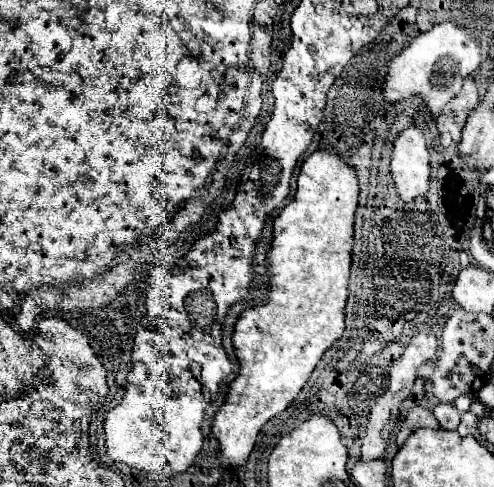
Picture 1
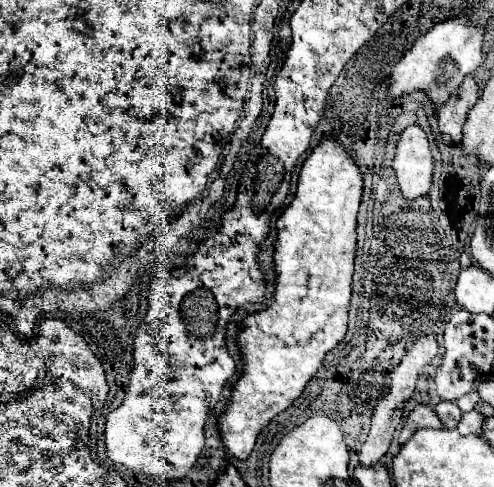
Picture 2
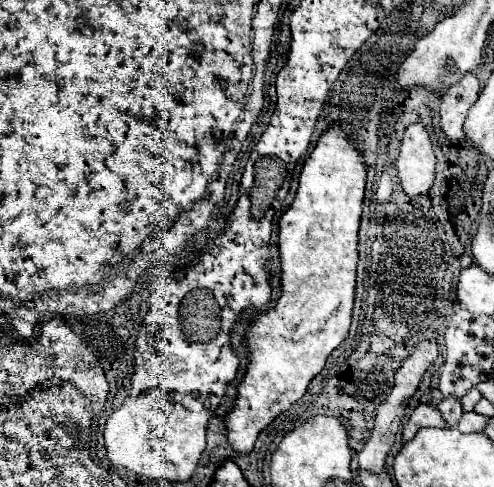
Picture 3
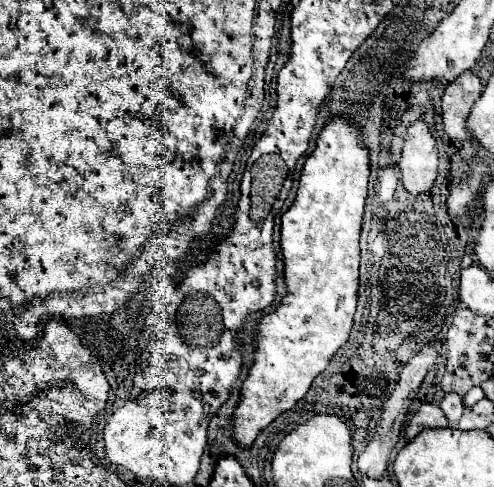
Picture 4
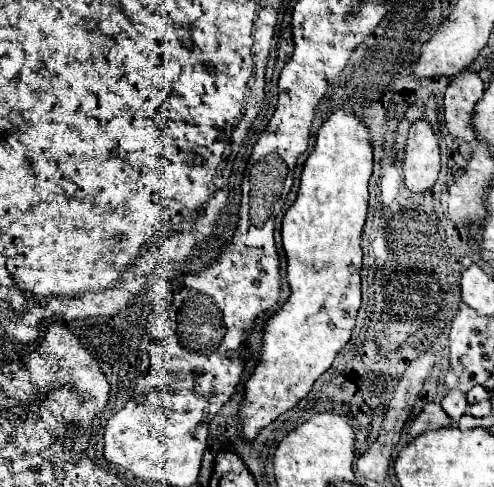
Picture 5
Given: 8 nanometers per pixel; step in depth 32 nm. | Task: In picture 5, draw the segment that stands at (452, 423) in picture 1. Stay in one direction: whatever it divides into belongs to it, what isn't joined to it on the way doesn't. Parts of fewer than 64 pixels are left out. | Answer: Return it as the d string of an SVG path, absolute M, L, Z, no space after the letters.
M448 392L446 396L444 396L444 400L440 402L440 406L442 406L442 410L450 416L450 420L454 422L452 426L456 426L458 424L458 420L460 420L460 416L466 412L466 408L468 408L468 404L466 404L466 394L464 392Z

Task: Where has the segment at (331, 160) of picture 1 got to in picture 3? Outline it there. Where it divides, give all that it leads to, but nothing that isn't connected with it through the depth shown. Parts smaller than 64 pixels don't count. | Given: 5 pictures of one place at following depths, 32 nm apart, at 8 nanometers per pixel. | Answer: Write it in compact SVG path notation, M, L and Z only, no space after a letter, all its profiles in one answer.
M330 126L322 138L318 140L316 148L312 150L312 154L308 156L308 160L304 162L302 166L302 174L300 174L300 180L298 180L298 192L296 192L296 198L294 202L290 204L290 208L280 216L278 220L278 252L280 252L280 286L282 286L282 296L278 296L276 304L272 310L268 312L262 312L258 316L252 318L250 322L250 330L246 332L246 348L248 348L248 368L246 368L246 376L240 380L238 384L238 392L236 392L236 398L234 398L234 406L230 408L230 414L224 416L224 424L226 424L226 438L228 438L228 444L234 452L238 452L240 456L246 456L252 448L254 448L254 442L256 442L256 436L284 410L288 410L298 398L304 396L310 380L324 368L326 364L326 358L334 352L334 348L338 348L344 338L348 336L348 330L350 330L350 316L352 316L352 306L354 306L354 284L356 284L356 262L358 262L358 226L360 226L360 214L362 214L362 200L364 200L364 186L366 186L366 168L362 164L362 156L360 152L354 148L354 144L350 142L350 136L344 134L342 128L338 126Z

